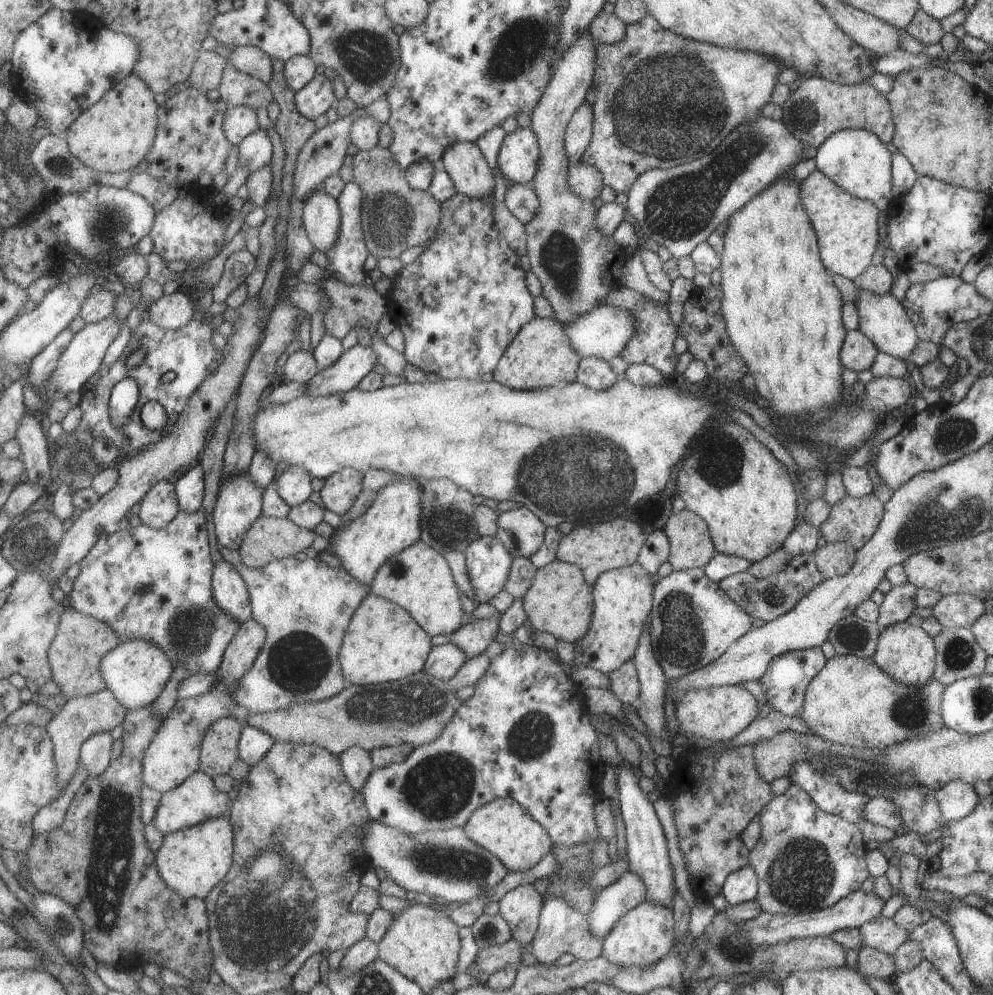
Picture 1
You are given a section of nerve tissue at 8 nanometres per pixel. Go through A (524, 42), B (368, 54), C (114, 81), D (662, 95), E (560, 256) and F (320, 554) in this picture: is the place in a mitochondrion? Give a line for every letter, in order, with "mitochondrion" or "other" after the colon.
A: mitochondrion
B: mitochondrion
C: other
D: mitochondrion
E: mitochondrion
F: other

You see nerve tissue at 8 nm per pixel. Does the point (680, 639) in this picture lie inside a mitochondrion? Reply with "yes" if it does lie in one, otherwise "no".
yes

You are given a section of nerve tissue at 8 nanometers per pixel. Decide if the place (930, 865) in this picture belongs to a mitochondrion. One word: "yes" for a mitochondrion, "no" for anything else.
no

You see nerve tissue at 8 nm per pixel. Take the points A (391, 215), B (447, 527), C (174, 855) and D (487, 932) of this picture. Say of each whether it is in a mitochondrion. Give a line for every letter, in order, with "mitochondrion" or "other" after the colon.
A: mitochondrion
B: mitochondrion
C: other
D: other

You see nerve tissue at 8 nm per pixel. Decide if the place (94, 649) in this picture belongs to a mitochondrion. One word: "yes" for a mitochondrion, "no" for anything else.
no

